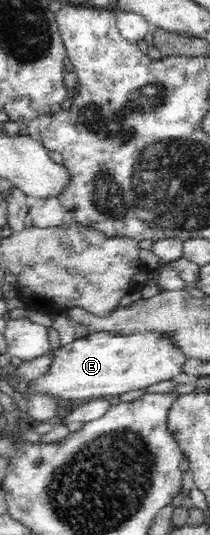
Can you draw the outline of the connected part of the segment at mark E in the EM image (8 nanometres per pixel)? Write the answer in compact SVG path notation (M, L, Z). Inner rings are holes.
M94 332L84 336L73 343L61 346L54 353L54 363L48 375L40 377L29 383L29 391L25 393L38 393L60 399L92 399L92 397L110 397L122 395L134 389L144 389L168 379L174 379L185 369L189 357L177 345L177 342L167 333L140 333L140 334L112 334L107 332Z

